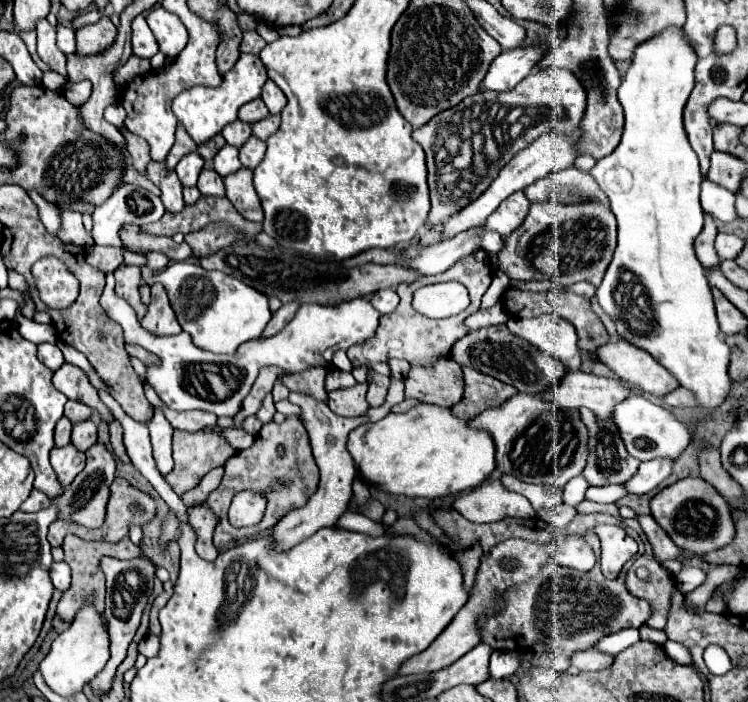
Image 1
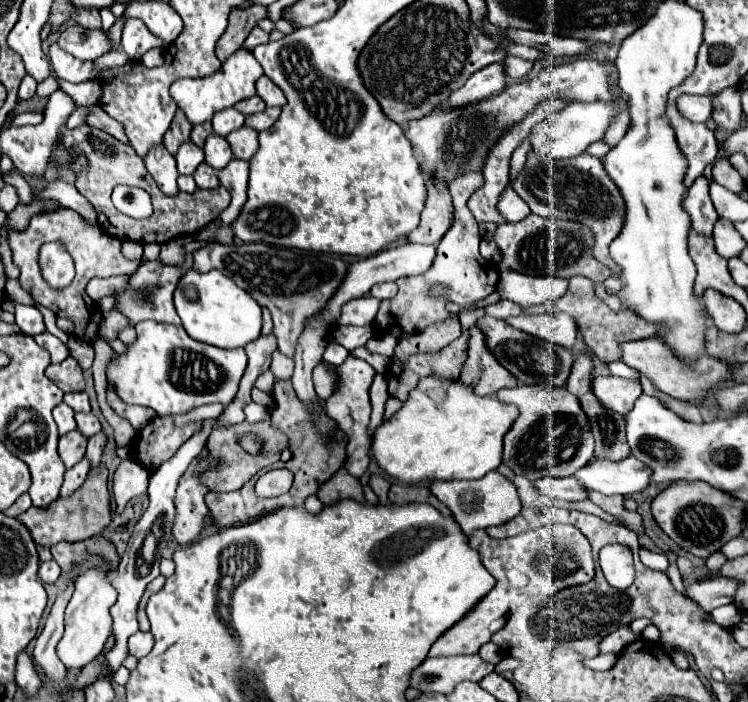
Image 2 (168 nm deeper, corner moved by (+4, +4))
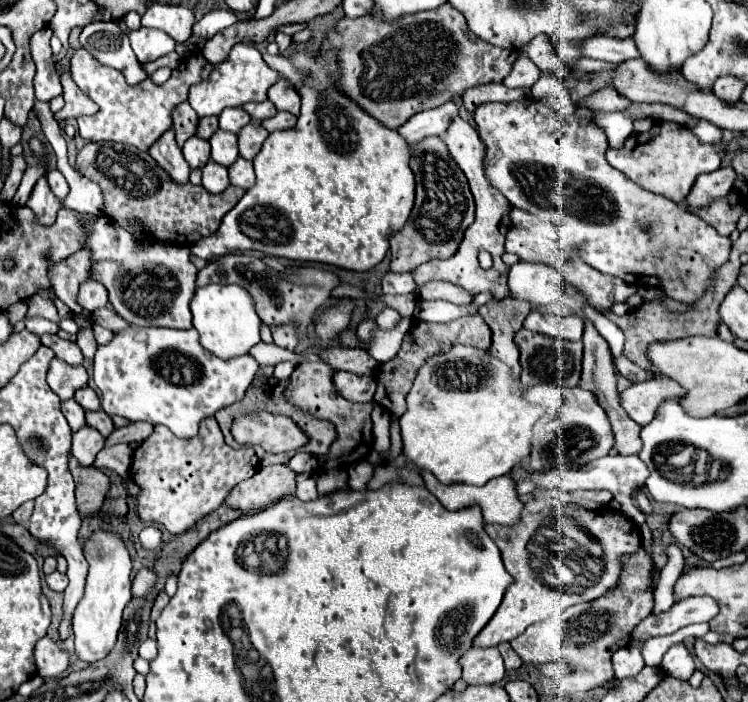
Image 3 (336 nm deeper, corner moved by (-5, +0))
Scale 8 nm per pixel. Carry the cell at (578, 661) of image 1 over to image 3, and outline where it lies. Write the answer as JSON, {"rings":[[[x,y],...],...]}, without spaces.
{"rings":[[[710,596],[684,598],[676,602],[666,614],[648,616],[642,620],[631,634],[632,641],[641,647],[650,637],[672,634],[694,622],[710,622],[718,614],[718,608],[718,602]]]}

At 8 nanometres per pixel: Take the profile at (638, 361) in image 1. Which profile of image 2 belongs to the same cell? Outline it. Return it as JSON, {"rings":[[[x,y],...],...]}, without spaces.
{"rings":[[[657,338],[625,342],[621,348],[623,348],[621,360],[627,366],[643,372],[645,376],[649,376],[649,380],[655,384],[655,388],[659,388],[661,392],[665,392],[677,400],[683,400],[683,402],[699,404],[701,396],[705,396],[705,392],[715,388],[719,382],[725,382],[731,378],[729,362],[717,360],[715,356],[709,356],[709,354],[703,354],[701,360],[697,360],[693,364],[681,364],[681,360],[677,360],[677,356],[673,356],[673,350],[669,348],[669,344],[661,344]]]}

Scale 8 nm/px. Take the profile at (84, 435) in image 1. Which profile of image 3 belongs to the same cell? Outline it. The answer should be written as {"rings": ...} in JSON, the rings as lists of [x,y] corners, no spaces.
{"rings":[[[100,410],[100,412],[86,412],[86,424],[90,428],[98,430],[104,438],[114,430],[114,424],[112,424],[110,416],[104,410]]]}

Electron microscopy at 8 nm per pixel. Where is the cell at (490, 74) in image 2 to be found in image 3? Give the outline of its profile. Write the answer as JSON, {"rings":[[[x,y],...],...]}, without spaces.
{"rings":[[[452,100],[440,108],[418,112],[402,128],[398,128],[398,132],[408,140],[408,144],[414,144],[428,136],[444,134],[456,116],[460,116],[460,104]]]}

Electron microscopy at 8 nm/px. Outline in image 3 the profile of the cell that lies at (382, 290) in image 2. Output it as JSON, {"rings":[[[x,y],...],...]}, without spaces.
{"rings":[[[388,272],[382,278],[382,292],[384,294],[410,294],[414,290],[416,290],[416,284],[414,284],[410,272],[404,272],[404,274]]]}

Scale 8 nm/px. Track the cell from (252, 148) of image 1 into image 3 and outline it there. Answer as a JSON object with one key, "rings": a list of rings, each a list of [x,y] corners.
{"rings":[[[250,122],[238,132],[238,150],[240,156],[246,160],[254,160],[254,156],[260,152],[264,140],[268,138],[268,132],[258,124]]]}

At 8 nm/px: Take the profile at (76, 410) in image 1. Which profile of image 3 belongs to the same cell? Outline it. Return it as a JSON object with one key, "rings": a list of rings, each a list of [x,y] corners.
{"rings":[[[90,386],[80,388],[80,390],[76,392],[74,400],[76,400],[84,410],[92,410],[92,412],[100,410],[100,398],[98,398],[98,394],[96,394]]]}

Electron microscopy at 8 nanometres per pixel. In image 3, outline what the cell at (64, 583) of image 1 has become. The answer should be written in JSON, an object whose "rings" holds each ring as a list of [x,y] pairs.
{"rings":[[[52,572],[50,576],[46,576],[46,584],[56,592],[64,592],[64,588],[68,586],[68,576],[62,572]]]}

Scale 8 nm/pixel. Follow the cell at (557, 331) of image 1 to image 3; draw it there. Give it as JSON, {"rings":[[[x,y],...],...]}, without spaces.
{"rings":[[[530,312],[524,320],[524,328],[530,332],[554,336],[560,340],[580,340],[584,332],[584,320],[578,316],[556,316],[556,314],[540,314]]]}

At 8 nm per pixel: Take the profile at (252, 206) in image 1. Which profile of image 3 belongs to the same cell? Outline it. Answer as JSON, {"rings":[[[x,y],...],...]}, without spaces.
{"rings":[[[238,158],[230,168],[228,168],[228,176],[230,176],[230,184],[250,190],[256,184],[256,176],[254,176],[254,168],[250,160]]]}

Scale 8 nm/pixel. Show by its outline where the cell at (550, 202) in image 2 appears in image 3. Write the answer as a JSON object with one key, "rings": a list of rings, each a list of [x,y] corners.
{"rings":[[[536,100],[520,102],[488,102],[476,108],[474,120],[478,134],[486,142],[486,176],[494,188],[498,188],[512,206],[548,218],[560,232],[560,238],[568,244],[580,244],[582,258],[596,270],[622,278],[632,286],[648,284],[654,278],[654,286],[664,288],[666,296],[680,302],[696,302],[714,284],[714,272],[730,258],[732,240],[718,236],[710,224],[698,220],[680,204],[648,192],[626,178],[622,172],[606,162],[606,134],[588,118],[572,116],[548,116],[548,108]]]}

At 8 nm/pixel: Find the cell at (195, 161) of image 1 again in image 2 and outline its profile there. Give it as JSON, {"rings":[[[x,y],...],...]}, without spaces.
{"rings":[[[185,142],[185,144],[181,144],[179,152],[175,154],[175,160],[177,160],[179,174],[193,174],[197,170],[197,166],[203,162],[203,150],[199,146],[195,146],[193,142]]]}

